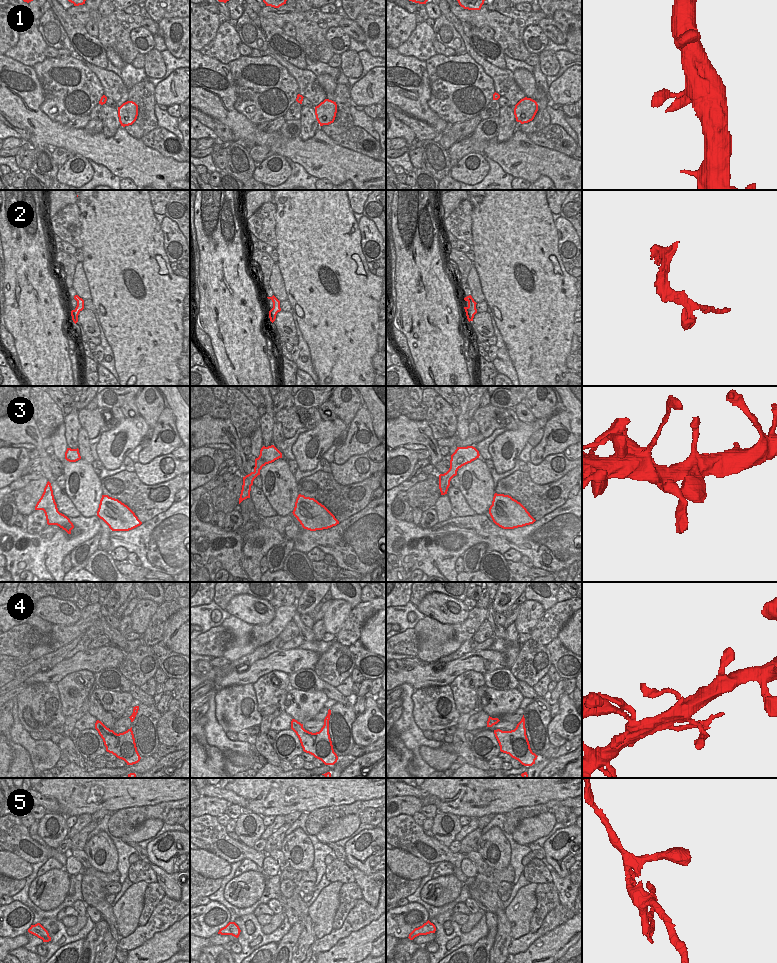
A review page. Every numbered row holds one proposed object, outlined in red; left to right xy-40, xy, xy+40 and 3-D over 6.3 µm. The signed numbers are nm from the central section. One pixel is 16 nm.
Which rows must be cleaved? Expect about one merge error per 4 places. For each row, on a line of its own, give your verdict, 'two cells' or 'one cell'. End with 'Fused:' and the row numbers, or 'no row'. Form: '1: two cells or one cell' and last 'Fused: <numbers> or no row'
1: one cell
2: two cells
3: one cell
4: one cell
5: two cells
Fused: 2, 5

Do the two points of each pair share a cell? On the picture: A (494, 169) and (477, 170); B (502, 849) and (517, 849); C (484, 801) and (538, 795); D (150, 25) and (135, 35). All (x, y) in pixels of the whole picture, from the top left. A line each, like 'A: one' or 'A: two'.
A: two
B: two
C: one
D: two

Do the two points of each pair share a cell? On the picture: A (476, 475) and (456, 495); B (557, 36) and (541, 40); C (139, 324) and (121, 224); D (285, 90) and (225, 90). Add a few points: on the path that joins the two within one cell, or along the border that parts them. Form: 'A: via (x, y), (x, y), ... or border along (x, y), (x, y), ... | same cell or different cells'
A: border along (457, 488), (473, 510) | different cells
B: border along (537, 25), (549, 38) | different cells
C: via (134, 299), (126, 290), (119, 273), (121, 249) | same cell
D: border along (229, 67), (236, 96), (234, 108), (240, 113) | different cells

